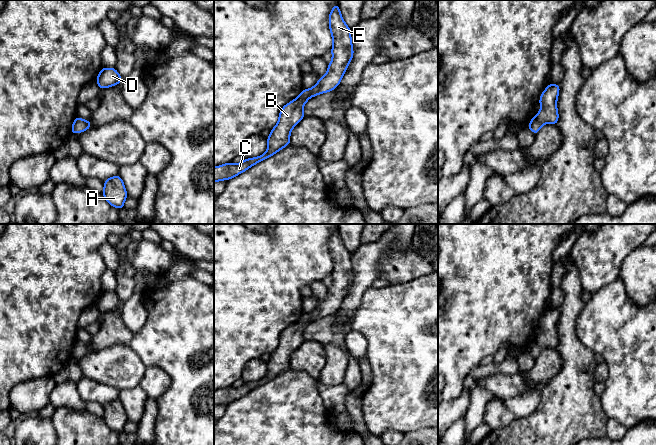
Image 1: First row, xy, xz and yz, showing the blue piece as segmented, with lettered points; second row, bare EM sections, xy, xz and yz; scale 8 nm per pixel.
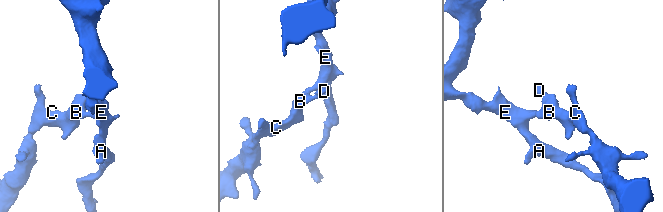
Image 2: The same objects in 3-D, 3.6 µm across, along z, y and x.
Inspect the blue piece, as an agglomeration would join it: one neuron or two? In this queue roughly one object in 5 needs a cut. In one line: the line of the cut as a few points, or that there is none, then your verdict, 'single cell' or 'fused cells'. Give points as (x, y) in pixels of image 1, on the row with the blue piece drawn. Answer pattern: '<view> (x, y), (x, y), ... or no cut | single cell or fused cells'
no cut | single cell

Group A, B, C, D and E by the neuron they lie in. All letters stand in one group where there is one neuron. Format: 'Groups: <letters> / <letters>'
Groups: A B C D E

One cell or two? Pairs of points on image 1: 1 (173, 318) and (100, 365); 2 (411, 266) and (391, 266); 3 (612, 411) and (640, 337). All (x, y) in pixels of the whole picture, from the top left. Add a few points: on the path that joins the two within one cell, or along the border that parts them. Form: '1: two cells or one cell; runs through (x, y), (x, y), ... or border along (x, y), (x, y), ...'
1: two cells; border along (128, 344), (144, 364)
2: one cell; runs through (406, 266), (396, 266)
3: one cell; runs through (630, 393), (640, 383), (640, 355)

